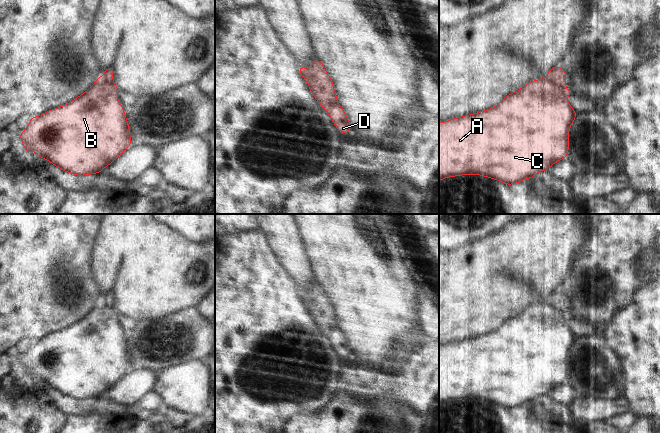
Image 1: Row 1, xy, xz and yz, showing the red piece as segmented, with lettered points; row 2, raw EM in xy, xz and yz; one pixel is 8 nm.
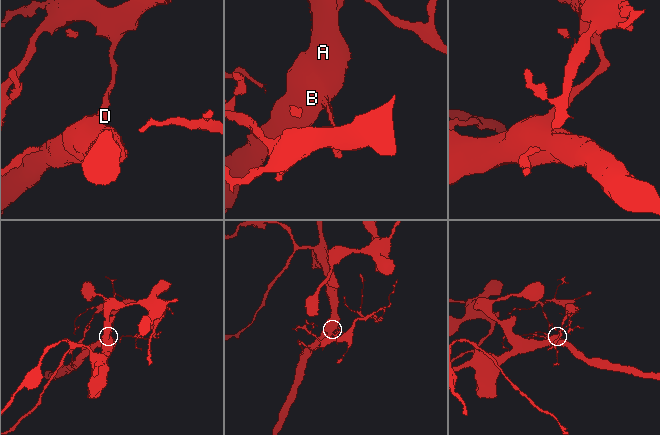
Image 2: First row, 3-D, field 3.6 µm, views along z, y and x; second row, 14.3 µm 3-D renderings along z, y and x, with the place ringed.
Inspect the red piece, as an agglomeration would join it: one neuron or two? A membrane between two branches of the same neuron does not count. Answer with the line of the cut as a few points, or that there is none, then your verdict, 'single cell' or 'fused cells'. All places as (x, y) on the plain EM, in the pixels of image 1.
cut in yz along (546, 301), (567, 318); fused cells

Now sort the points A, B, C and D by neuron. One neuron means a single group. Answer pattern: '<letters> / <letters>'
A B C / D

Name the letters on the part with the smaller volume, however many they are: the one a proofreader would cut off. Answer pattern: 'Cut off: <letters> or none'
Cut off: D

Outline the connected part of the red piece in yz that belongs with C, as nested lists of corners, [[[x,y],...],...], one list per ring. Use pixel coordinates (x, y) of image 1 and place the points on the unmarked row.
[[[546,301],[524,309],[491,333],[439,346],[439,405],[475,398],[511,409],[534,401],[537,396],[548,394],[552,388],[566,382],[570,369],[568,357],[575,341],[566,316]]]

